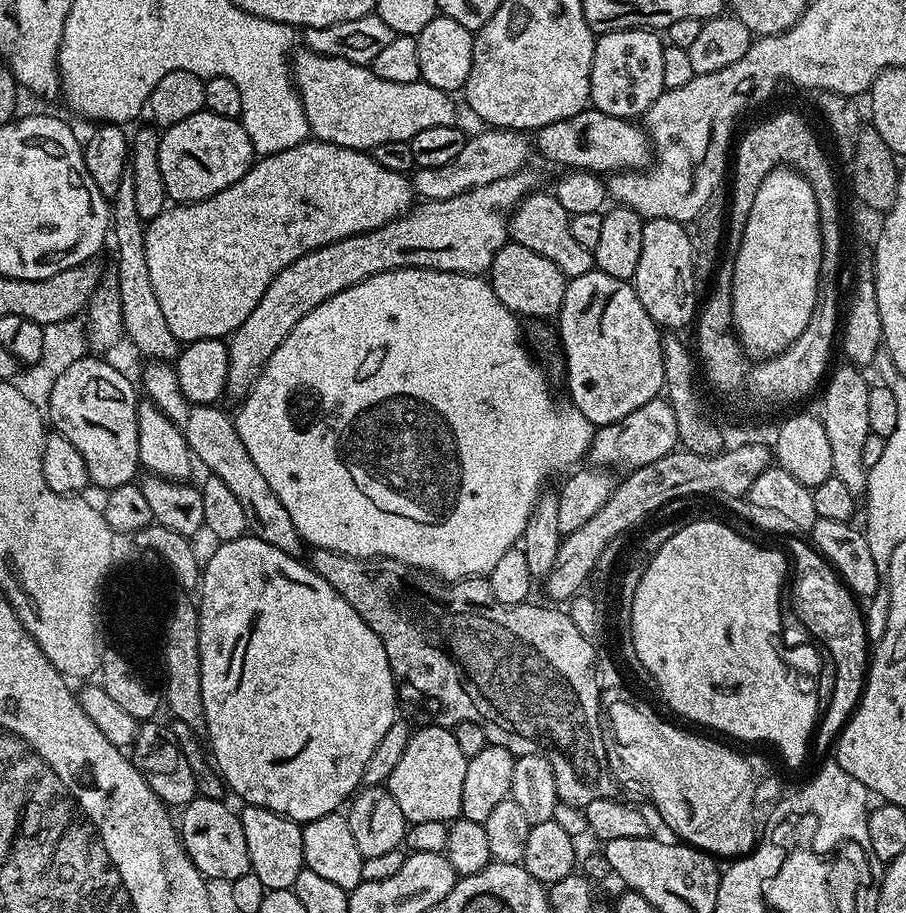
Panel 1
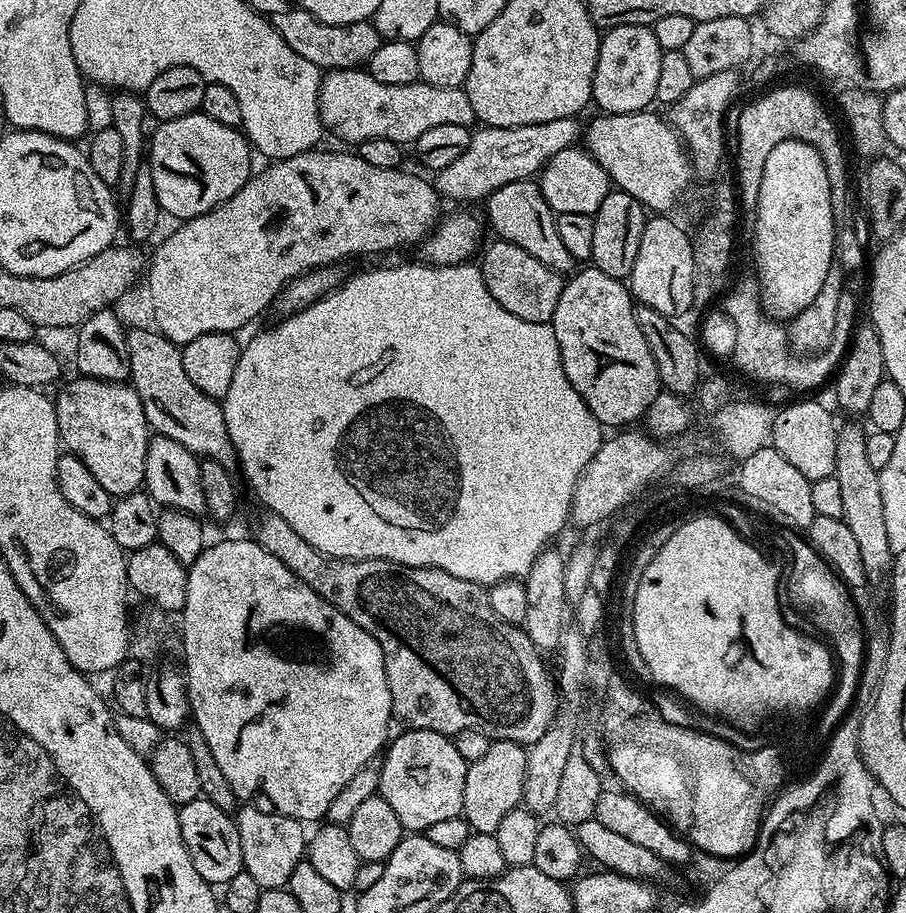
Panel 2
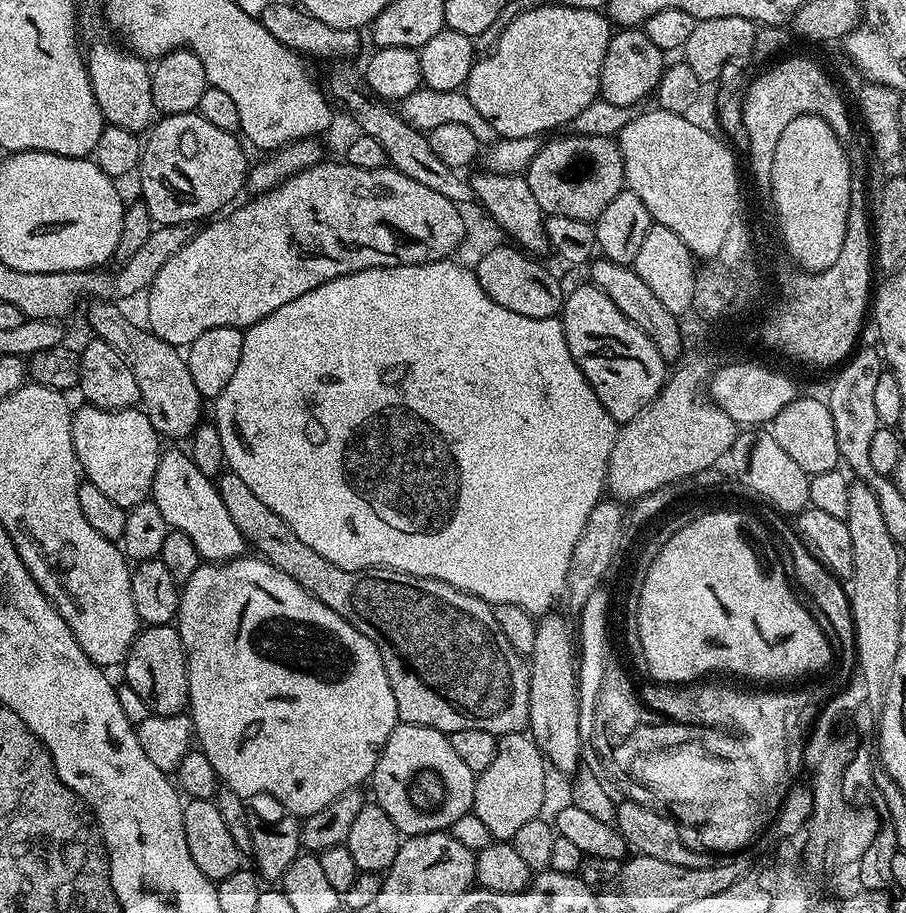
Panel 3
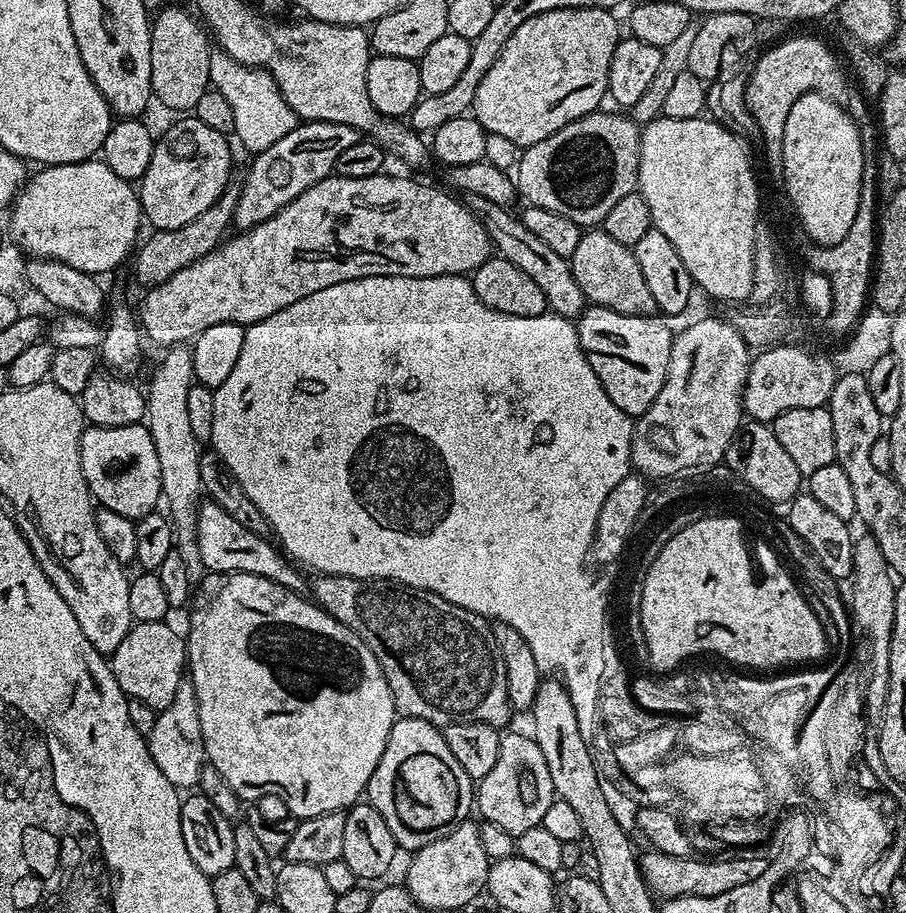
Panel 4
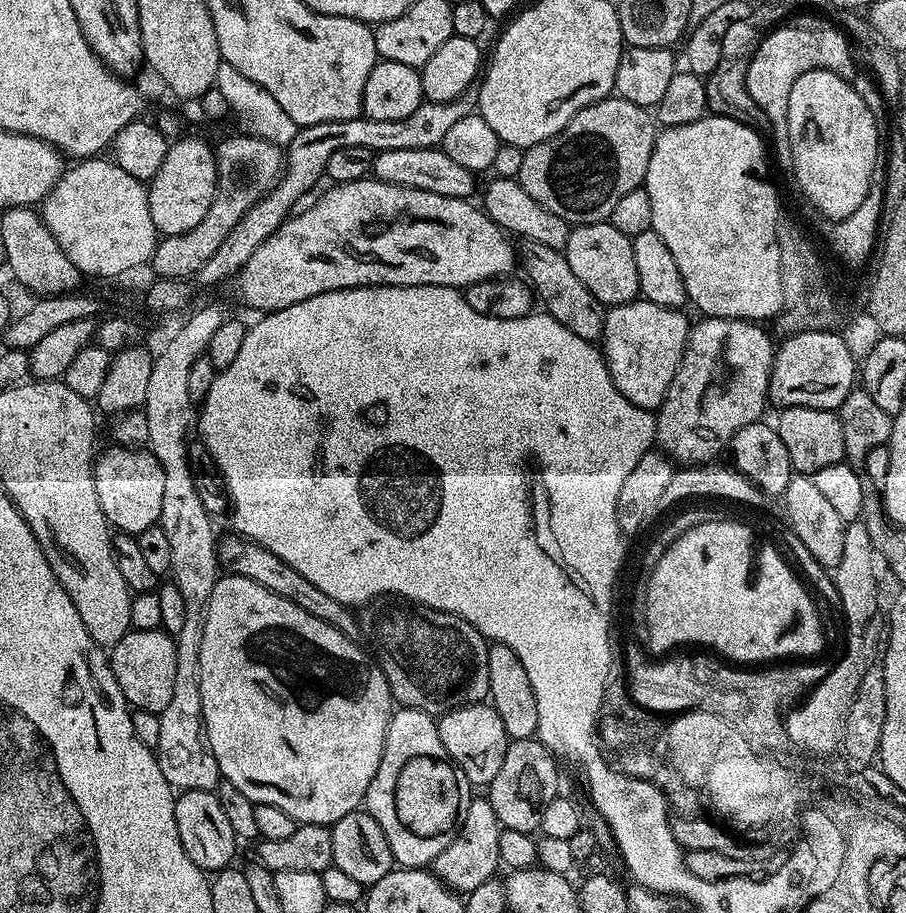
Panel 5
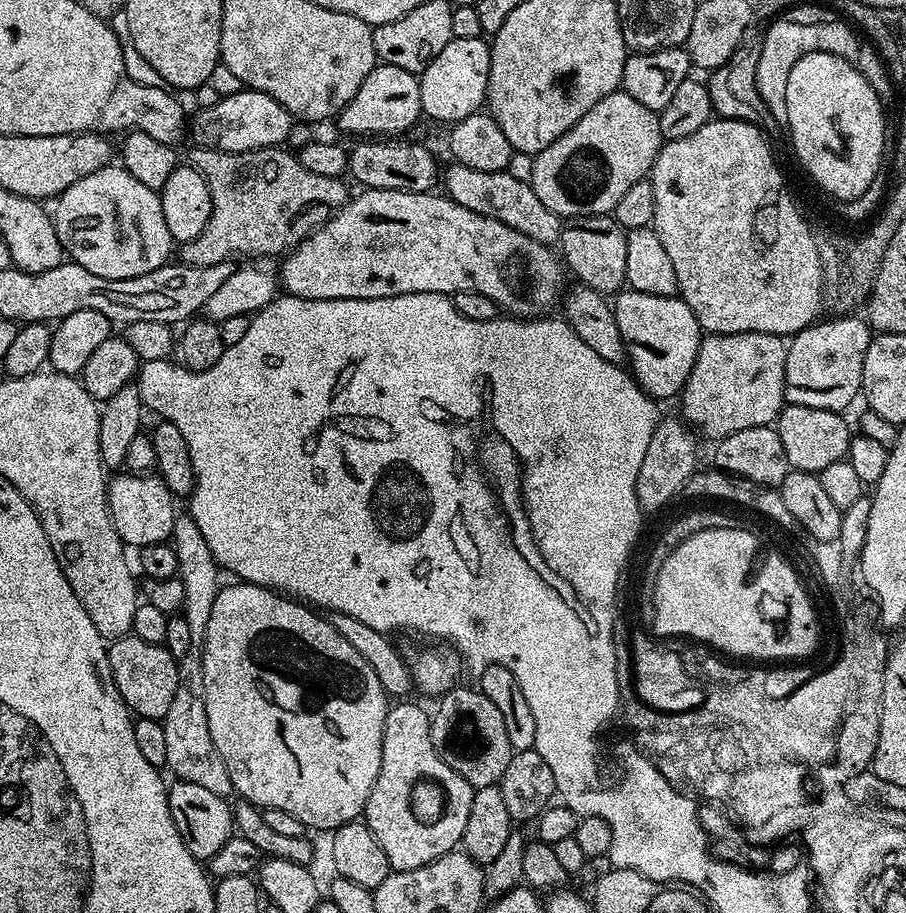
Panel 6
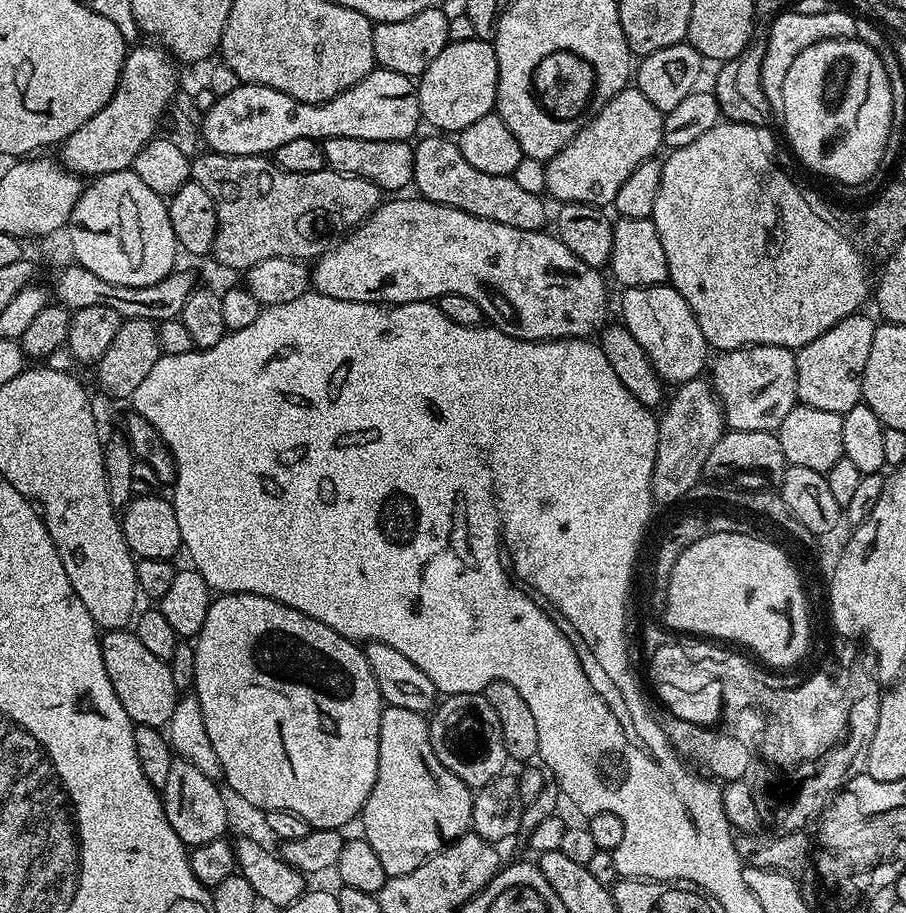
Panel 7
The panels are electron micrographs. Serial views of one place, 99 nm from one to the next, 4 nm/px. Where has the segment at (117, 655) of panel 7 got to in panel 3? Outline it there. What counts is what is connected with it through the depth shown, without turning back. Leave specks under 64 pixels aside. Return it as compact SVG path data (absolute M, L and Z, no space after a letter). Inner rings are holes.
M172 624L148 626L137 635L122 665L123 683L138 690L148 703L149 713L179 716L188 708L188 656L179 631Z

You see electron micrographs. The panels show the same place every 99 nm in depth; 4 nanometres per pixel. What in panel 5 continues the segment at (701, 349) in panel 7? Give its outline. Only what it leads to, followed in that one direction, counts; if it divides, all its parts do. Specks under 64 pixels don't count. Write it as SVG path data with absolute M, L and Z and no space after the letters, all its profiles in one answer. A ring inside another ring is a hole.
M643 298L632 300L629 304L609 307L605 311L602 337L604 361L610 370L610 378L614 378L614 386L618 386L618 390L627 400L634 402L634 406L656 410L666 398L666 394L674 382L674 374L684 357L690 331L690 320L687 320L682 313L684 312L675 308L658 306Z

